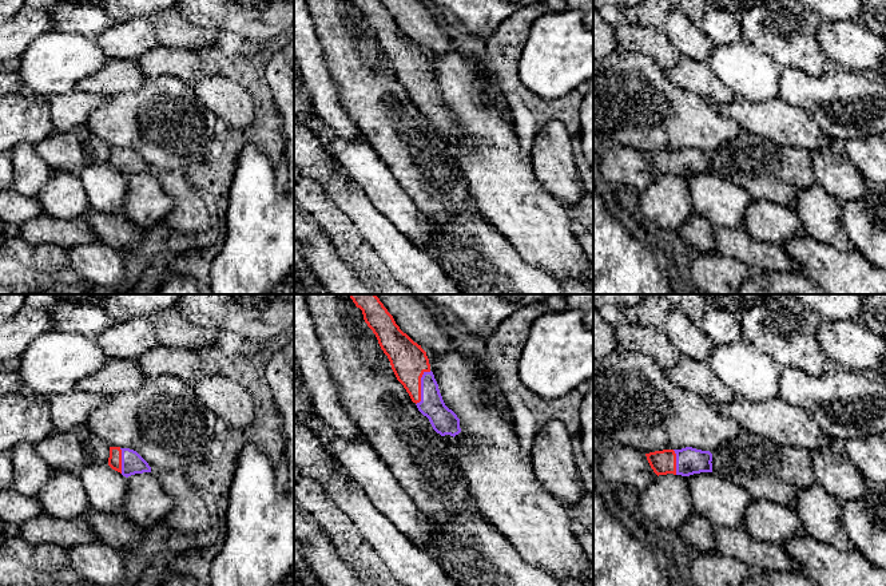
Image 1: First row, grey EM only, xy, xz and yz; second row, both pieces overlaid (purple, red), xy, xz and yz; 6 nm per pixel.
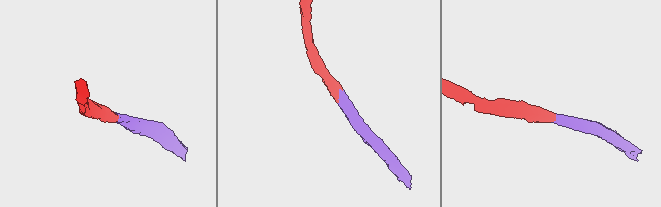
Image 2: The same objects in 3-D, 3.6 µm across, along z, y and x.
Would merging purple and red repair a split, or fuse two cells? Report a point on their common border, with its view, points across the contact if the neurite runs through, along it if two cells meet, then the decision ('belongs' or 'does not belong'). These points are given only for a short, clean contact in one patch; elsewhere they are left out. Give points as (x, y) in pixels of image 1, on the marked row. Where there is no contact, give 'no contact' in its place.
xz (421, 385) | across xz (444, 420), (429, 403), (421, 385), (408, 360) | belongs

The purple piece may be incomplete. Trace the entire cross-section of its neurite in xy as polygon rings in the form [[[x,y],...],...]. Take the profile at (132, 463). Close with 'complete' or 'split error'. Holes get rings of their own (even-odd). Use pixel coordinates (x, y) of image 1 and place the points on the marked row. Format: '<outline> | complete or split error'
[[[110,447],[108,466],[126,478],[151,472],[148,463],[136,451],[130,448]]] | split error

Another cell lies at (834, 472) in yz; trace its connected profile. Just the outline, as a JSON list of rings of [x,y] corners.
[[[829,448],[811,451],[815,482],[835,499],[857,500],[865,498],[871,483],[845,455]]]

